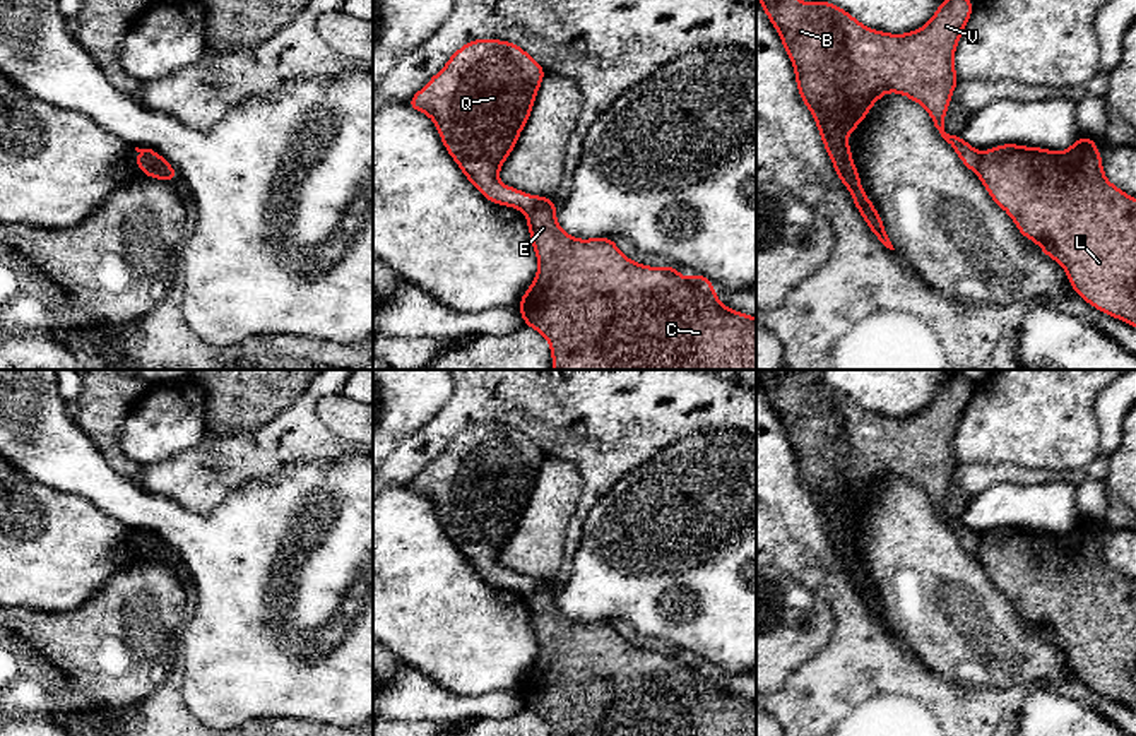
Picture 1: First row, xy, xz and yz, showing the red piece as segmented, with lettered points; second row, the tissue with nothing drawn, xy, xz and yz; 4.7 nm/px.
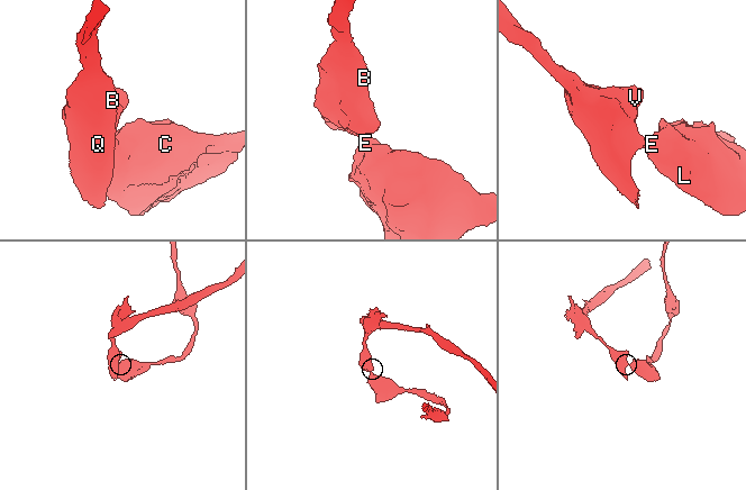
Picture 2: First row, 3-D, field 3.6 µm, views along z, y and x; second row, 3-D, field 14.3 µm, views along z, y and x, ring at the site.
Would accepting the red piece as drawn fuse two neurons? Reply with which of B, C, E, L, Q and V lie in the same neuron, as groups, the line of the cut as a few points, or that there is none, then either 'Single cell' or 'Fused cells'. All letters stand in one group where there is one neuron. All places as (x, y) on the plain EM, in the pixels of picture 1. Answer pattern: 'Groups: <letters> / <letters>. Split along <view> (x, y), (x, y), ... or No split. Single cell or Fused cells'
Groups: B Q V / C E L. Split along xz (553, 587), (526, 594). Fused cells

